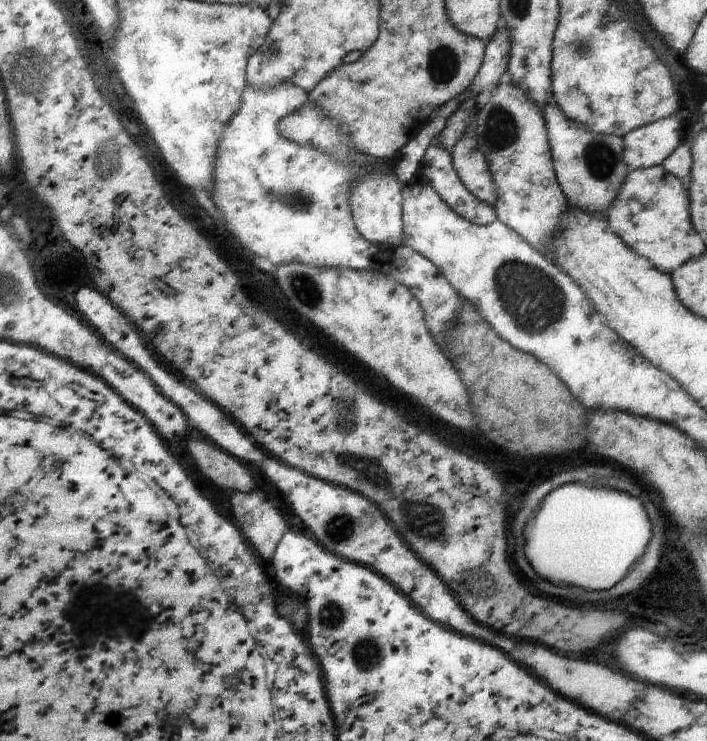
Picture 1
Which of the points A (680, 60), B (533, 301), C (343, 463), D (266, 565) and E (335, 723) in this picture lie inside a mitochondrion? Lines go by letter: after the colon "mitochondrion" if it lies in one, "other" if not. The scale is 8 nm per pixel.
A: other
B: mitochondrion
C: other
D: other
E: other

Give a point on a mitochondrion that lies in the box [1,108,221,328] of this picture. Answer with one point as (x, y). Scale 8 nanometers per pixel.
(100, 159)

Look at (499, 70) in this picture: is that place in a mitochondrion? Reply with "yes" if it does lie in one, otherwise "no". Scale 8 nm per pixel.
no

